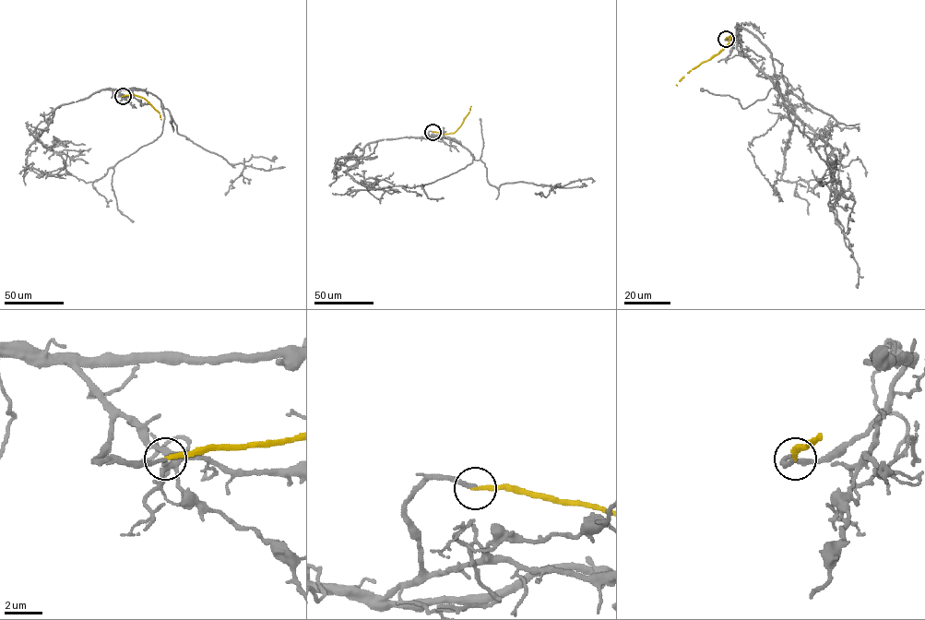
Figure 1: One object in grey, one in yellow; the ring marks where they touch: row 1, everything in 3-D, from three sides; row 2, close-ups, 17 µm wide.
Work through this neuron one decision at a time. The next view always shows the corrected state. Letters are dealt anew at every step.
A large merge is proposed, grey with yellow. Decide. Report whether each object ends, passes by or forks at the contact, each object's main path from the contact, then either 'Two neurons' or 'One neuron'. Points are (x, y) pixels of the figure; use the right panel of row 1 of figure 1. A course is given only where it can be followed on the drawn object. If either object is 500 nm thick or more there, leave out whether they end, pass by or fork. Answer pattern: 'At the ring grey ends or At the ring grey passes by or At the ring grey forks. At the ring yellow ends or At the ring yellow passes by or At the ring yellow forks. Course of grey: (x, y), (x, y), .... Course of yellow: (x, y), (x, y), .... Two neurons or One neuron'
At the ring grey ends. At the ring yellow ends. Course of grey: (726, 39), (747, 29), (781, 64), (786, 88), (836, 121), (824, 149), (834, 178), (818, 181), (827, 178). Course of yellow: (726, 39), (730, 36), (729, 42), (717, 53), (689, 71), (677, 86). One neuron

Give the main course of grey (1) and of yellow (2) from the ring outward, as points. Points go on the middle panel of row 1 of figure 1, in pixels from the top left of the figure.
1: (432, 131), (427, 138), (453, 140), (483, 162), (487, 181), (496, 187), (592, 183)
2: (432, 132), (454, 133), (471, 106)

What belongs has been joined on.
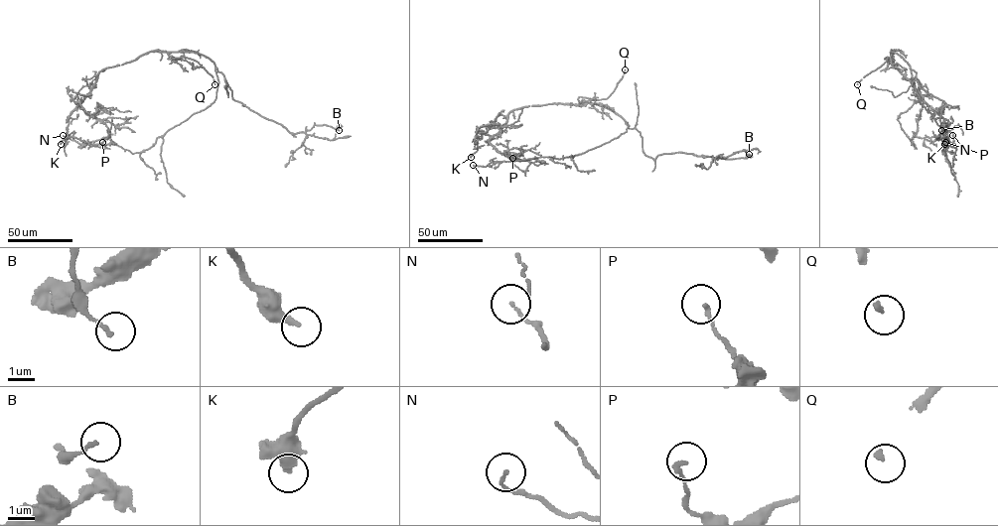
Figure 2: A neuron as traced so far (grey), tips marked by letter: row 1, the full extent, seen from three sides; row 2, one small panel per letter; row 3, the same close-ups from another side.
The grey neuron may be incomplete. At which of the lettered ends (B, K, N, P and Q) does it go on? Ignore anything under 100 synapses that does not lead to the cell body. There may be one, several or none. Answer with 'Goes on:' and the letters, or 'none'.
Goes on: Q

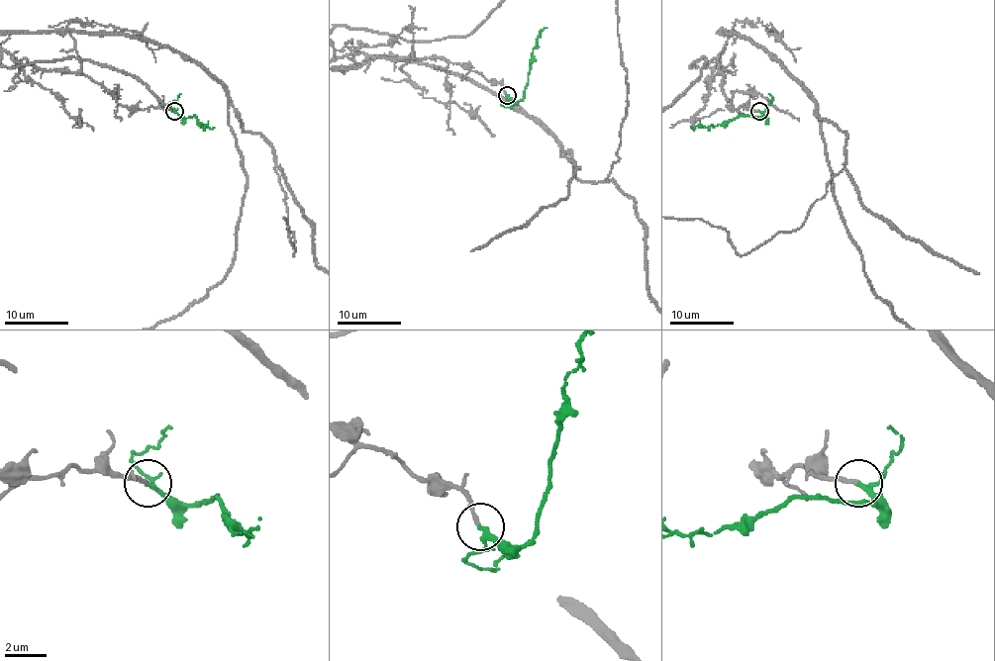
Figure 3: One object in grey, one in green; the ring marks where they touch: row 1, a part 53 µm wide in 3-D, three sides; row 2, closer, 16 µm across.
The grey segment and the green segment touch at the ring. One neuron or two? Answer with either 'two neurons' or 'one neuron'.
one neuron

